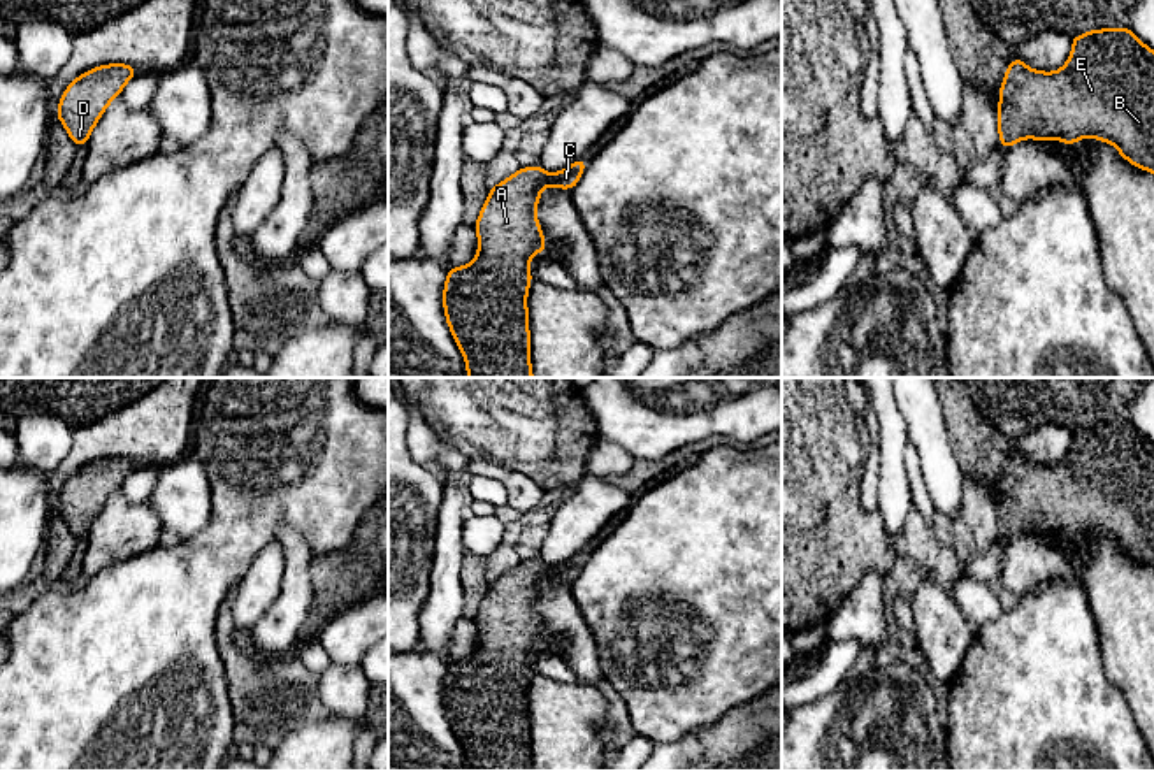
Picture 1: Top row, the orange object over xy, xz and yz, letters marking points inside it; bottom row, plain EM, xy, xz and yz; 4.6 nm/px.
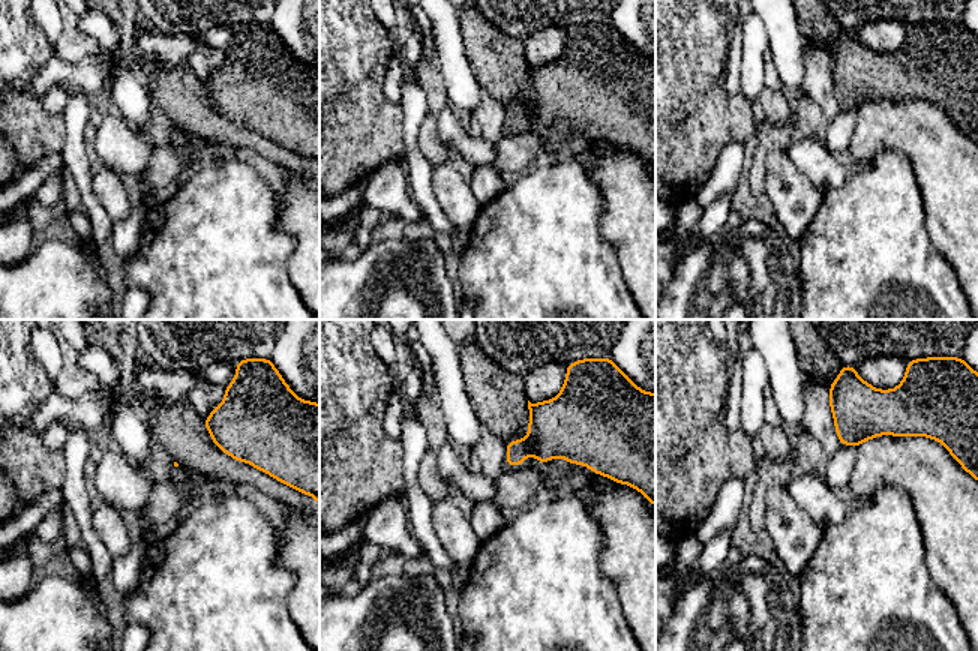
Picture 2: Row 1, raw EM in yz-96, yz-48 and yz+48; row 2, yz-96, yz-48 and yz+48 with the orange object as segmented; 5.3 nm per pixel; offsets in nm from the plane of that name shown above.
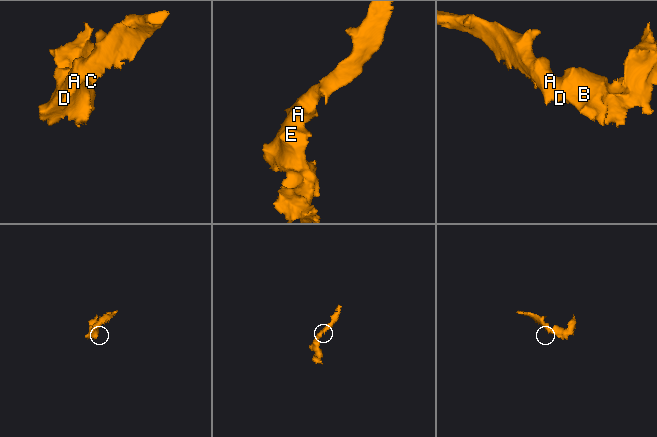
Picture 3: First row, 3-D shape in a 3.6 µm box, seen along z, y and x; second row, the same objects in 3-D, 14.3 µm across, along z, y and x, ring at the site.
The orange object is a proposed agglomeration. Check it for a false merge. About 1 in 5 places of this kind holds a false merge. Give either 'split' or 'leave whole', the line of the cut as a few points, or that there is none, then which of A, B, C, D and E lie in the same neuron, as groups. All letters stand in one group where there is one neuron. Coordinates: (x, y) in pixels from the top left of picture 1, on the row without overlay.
leave whole; cut none; groups A B C D E

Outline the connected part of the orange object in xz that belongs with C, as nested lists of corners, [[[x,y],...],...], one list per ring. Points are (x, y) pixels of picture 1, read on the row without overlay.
[[[581,550],[548,567],[536,557],[490,581],[474,616],[476,652],[451,660],[443,681],[444,711],[464,748],[467,771],[534,771],[529,655],[546,645],[536,602],[546,578],[571,585],[587,558]]]

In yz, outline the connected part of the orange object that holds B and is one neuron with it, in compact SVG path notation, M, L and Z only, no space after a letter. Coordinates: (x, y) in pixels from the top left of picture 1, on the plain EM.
M1129 420L1098 422L1071 430L1071 448L1057 465L1029 462L1015 450L998 485L999 539L1022 532L1056 532L1073 539L1084 530L1110 536L1131 558L1154 567L1154 443Z

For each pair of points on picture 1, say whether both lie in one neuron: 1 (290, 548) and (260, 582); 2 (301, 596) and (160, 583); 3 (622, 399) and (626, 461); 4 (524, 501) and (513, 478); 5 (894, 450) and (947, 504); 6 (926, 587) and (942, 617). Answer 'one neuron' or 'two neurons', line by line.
1: two neurons
2: two neurons
3: two neurons
4: one neuron
5: two neurons
6: one neuron

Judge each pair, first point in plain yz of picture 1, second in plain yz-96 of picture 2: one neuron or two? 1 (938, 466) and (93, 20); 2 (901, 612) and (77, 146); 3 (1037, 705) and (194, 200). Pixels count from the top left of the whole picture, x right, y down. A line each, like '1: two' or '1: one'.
1: two
2: one
3: one

